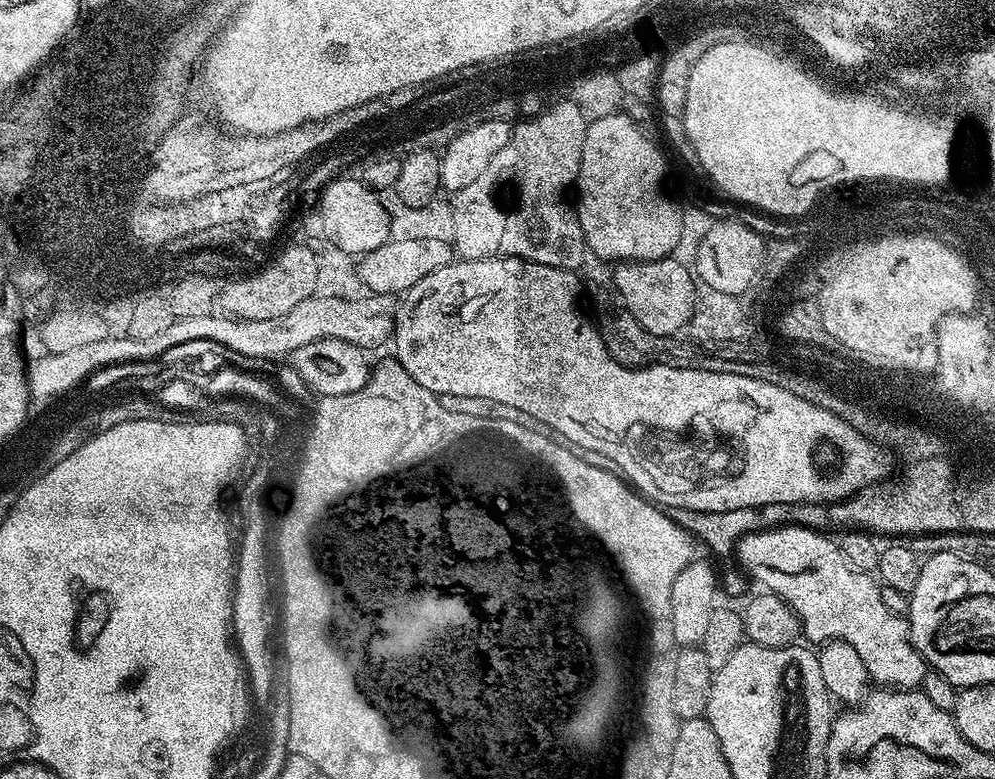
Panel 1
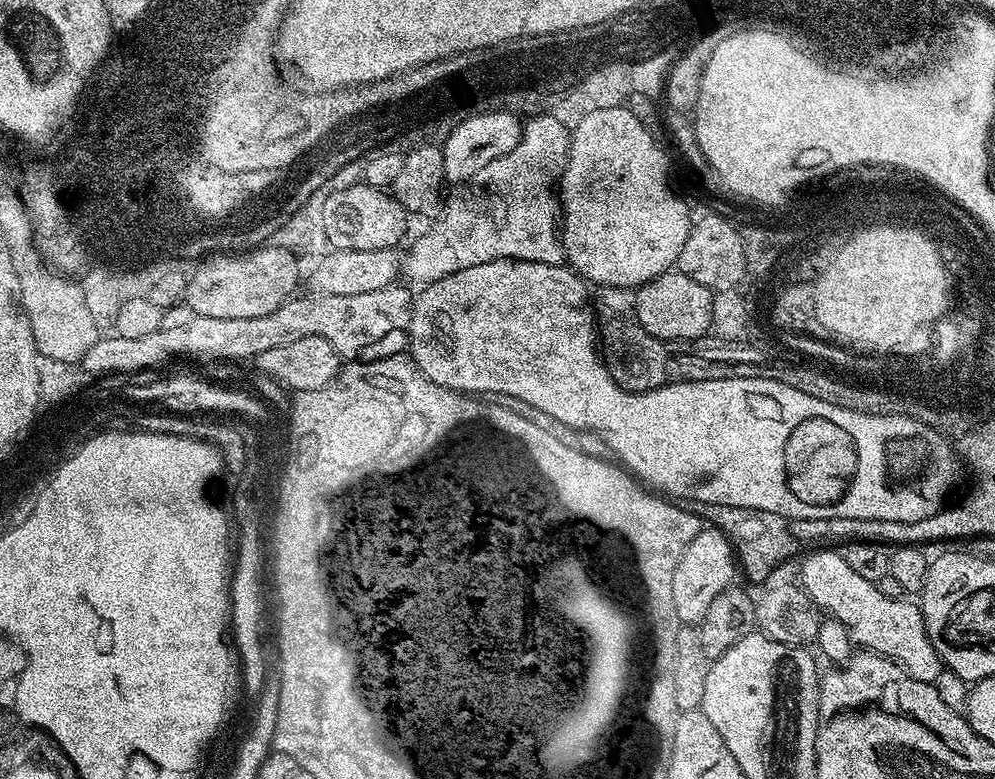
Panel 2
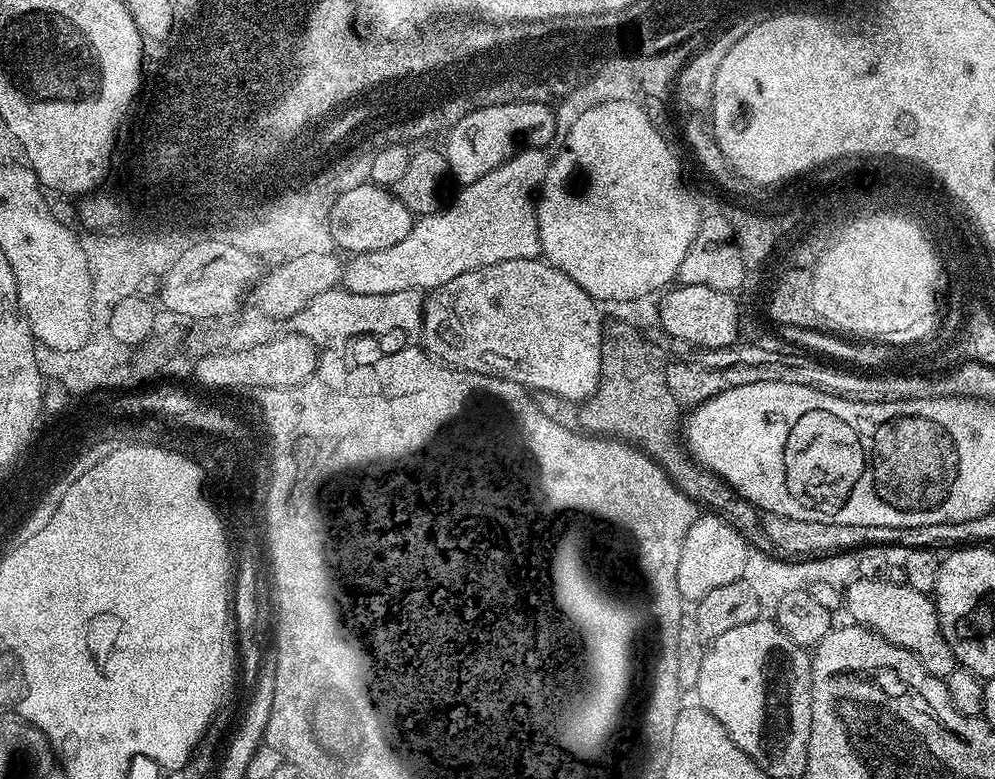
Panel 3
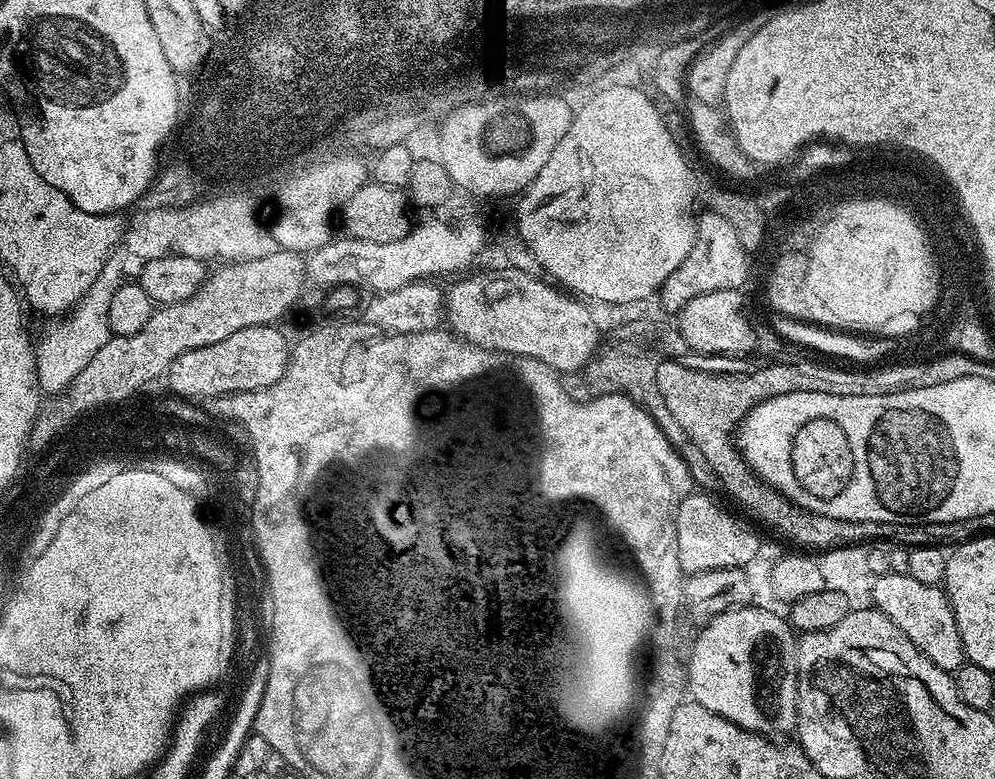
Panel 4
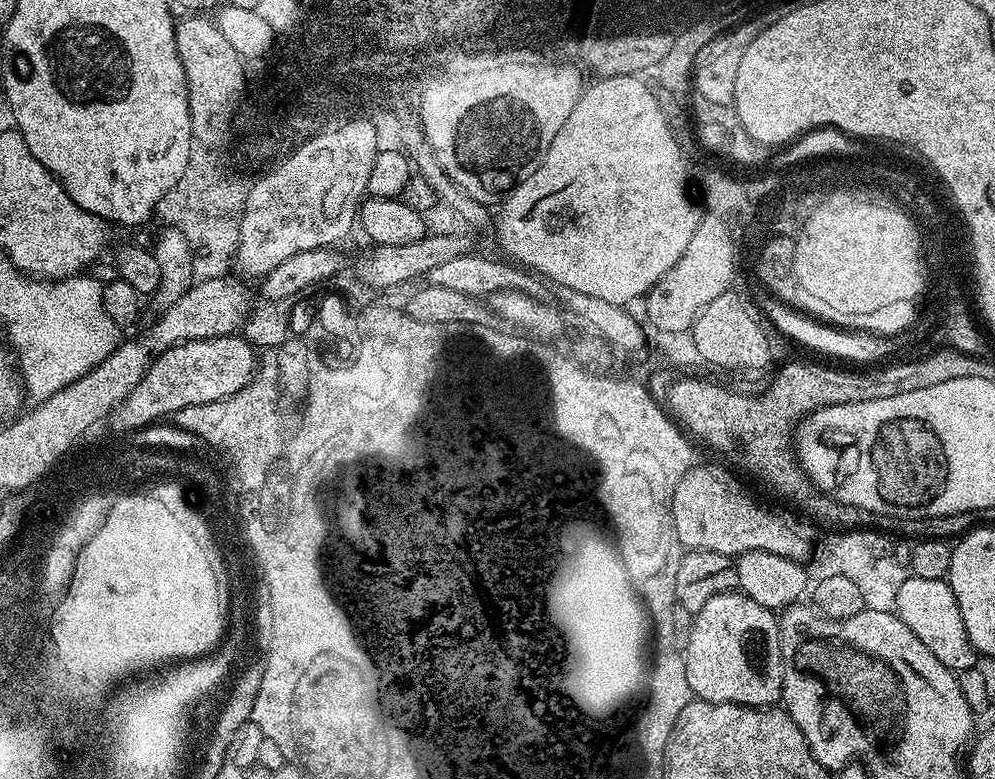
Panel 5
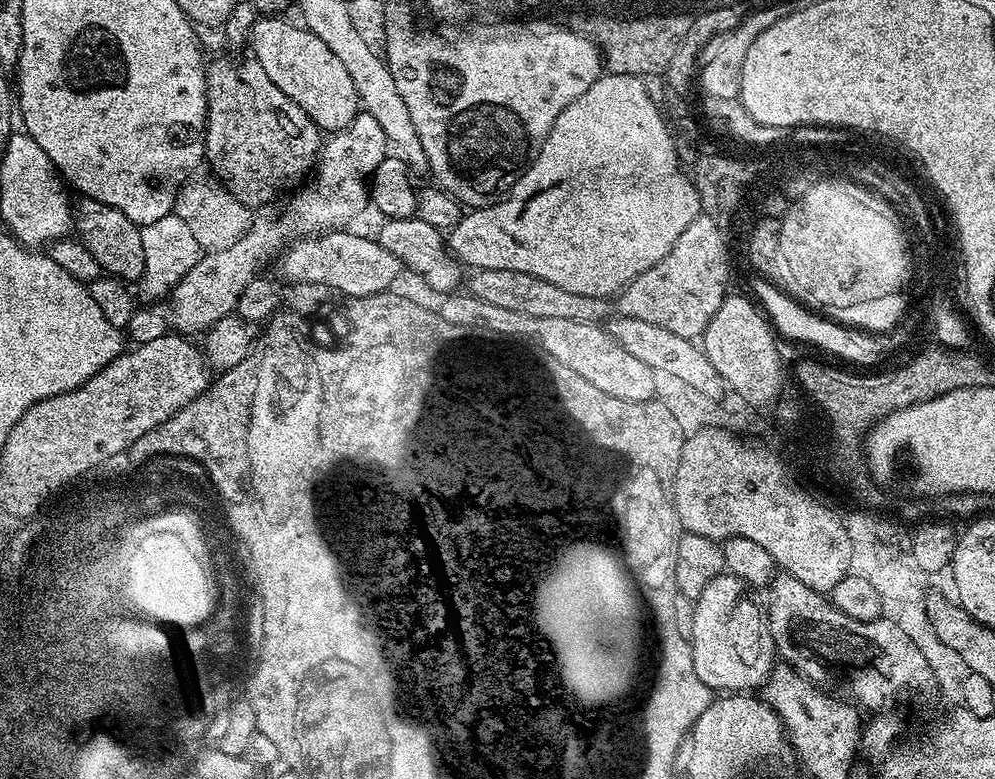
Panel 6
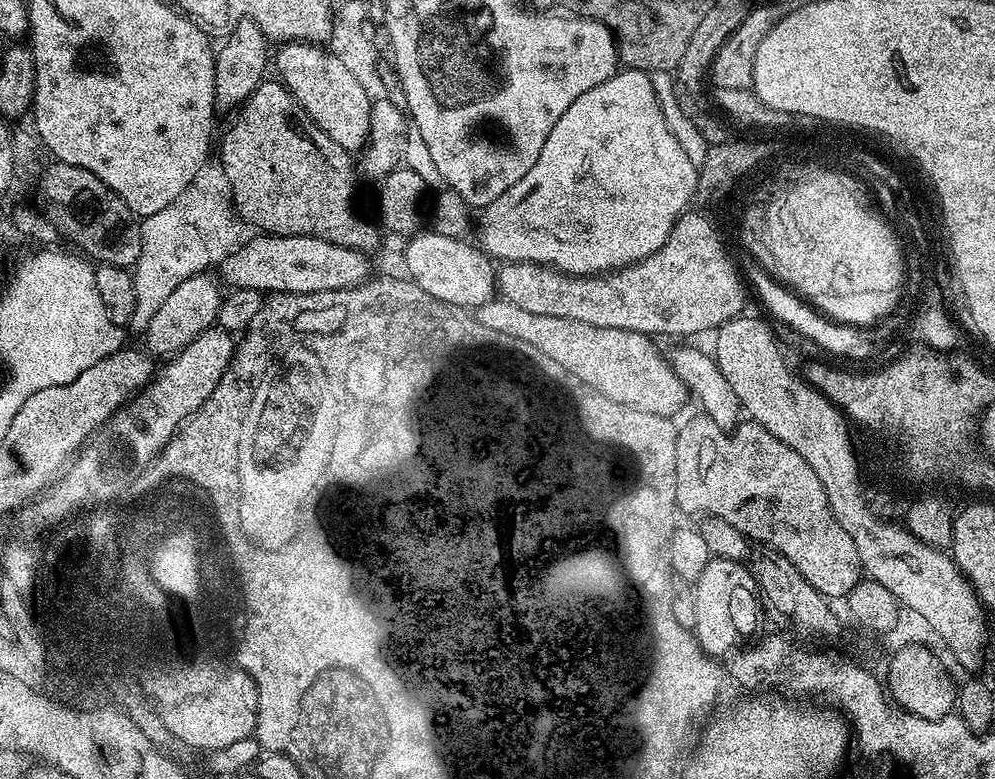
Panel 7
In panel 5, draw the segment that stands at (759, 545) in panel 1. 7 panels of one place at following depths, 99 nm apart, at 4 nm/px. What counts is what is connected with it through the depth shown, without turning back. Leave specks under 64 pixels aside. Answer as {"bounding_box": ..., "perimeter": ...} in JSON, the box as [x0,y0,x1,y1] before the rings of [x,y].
{"bounding_box":[894,574,978,674],"perimeter":[[[908,574],[896,594],[894,611],[902,622],[906,622],[906,626],[910,626],[910,630],[914,630],[918,642],[926,645],[926,650],[930,650],[930,654],[942,662],[942,666],[957,674],[977,667],[978,653],[968,640],[954,590],[947,579],[918,578]]]}

